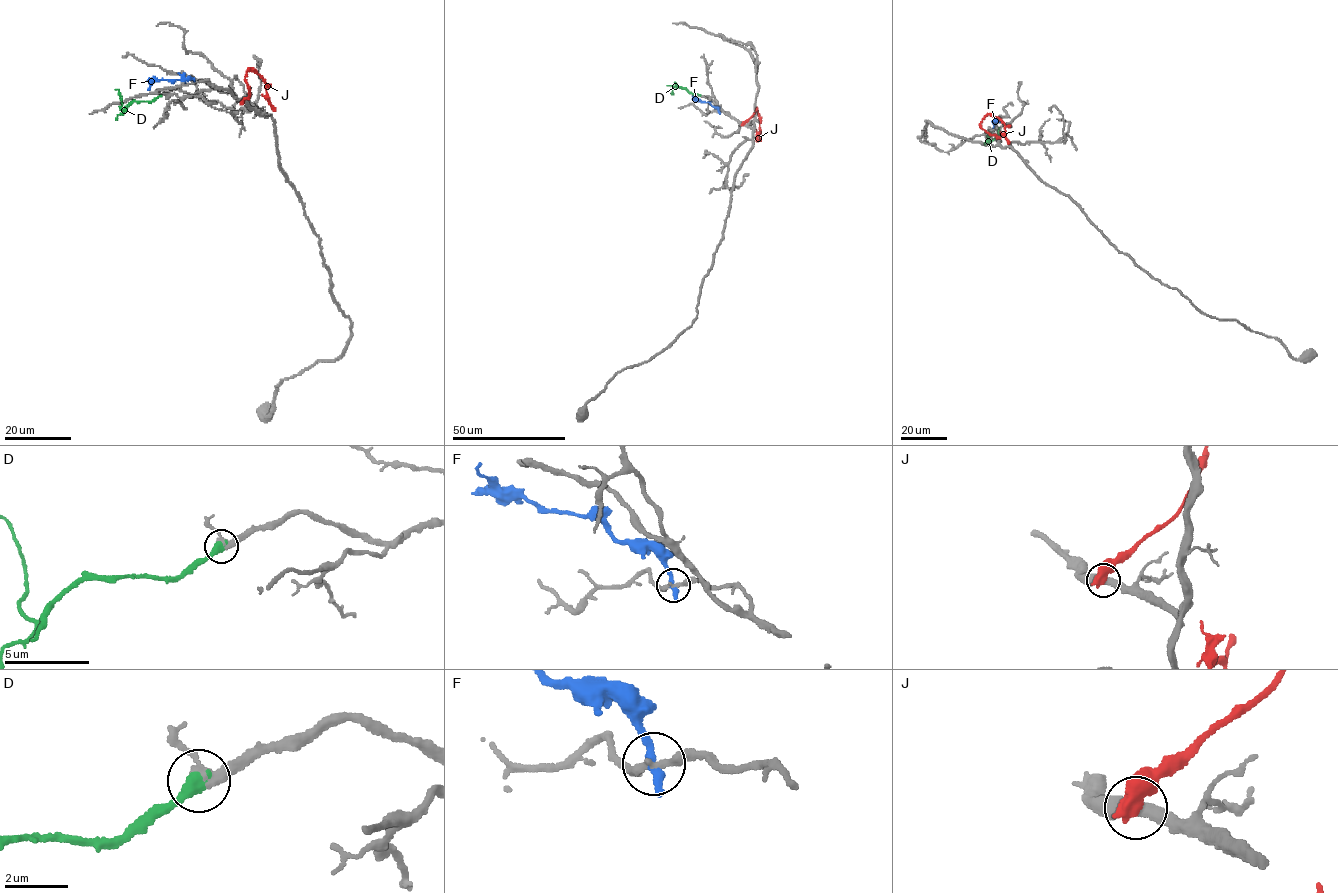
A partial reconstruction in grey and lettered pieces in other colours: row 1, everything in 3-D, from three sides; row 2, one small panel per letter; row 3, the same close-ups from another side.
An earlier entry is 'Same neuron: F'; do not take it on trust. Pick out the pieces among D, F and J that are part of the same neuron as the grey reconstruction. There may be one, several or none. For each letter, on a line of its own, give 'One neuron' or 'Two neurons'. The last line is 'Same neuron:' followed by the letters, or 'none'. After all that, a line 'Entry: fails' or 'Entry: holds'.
D: One neuron
F: Two neurons
J: Two neurons
Same neuron: D
Entry: fails

